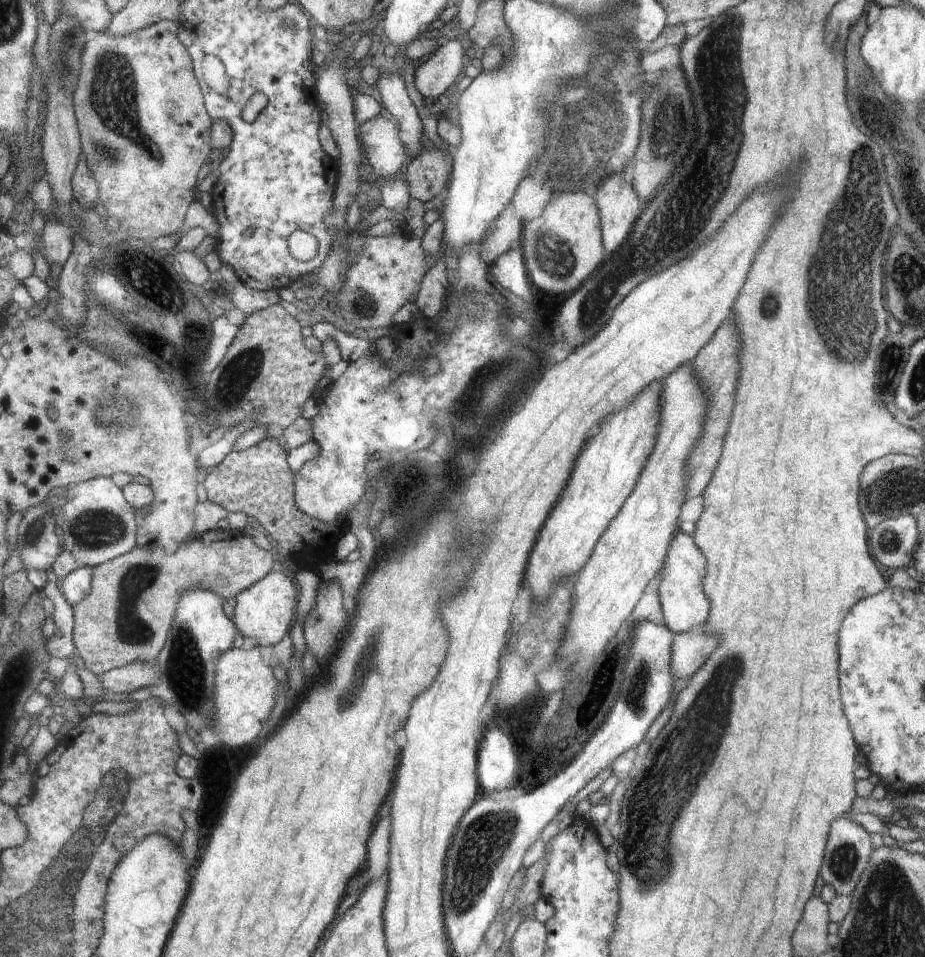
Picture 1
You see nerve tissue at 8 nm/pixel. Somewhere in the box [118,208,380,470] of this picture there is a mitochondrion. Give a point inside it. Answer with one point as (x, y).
(231, 390)

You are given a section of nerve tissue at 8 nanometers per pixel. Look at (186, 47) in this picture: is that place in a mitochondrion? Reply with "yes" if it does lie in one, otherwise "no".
no

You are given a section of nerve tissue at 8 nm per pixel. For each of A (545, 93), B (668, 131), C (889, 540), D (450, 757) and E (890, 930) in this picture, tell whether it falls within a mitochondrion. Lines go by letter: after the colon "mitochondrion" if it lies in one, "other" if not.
A: mitochondrion
B: mitochondrion
C: mitochondrion
D: other
E: mitochondrion

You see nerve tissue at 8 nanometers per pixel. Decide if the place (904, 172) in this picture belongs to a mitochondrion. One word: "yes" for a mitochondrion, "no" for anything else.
yes

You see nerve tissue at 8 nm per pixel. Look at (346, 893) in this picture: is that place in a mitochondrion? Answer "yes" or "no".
no

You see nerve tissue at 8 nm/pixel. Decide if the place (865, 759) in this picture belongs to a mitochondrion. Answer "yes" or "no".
no

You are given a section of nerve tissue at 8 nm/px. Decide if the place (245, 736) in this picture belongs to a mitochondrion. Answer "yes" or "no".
no

